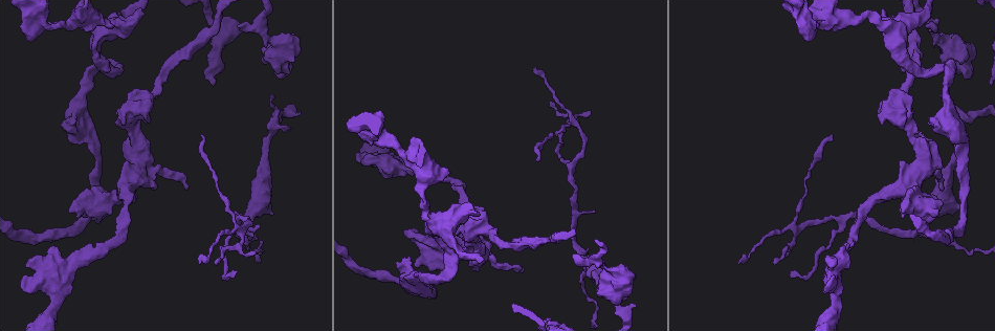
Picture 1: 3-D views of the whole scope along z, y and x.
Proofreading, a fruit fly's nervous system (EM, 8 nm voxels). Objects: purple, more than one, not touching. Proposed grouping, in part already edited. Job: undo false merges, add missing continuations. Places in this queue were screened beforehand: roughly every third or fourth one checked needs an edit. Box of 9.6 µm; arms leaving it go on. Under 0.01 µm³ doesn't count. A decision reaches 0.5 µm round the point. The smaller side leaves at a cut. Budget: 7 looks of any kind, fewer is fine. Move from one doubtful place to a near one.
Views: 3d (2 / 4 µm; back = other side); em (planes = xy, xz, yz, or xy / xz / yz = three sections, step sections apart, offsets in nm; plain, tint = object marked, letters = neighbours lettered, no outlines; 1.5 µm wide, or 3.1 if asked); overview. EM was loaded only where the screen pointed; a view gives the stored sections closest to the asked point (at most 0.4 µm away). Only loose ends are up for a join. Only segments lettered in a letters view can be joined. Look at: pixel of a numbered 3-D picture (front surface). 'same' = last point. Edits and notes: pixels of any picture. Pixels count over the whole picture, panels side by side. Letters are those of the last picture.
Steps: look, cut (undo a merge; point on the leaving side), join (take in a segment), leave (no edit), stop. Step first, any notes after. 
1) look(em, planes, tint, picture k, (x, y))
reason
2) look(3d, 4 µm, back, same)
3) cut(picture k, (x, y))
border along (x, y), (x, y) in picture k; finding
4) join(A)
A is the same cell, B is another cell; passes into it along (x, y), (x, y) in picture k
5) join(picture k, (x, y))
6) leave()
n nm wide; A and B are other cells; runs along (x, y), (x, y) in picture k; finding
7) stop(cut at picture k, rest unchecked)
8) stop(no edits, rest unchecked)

look(em, 3.1 µm, yz, step 16, letters, picture 1, (522, 270))
an open end

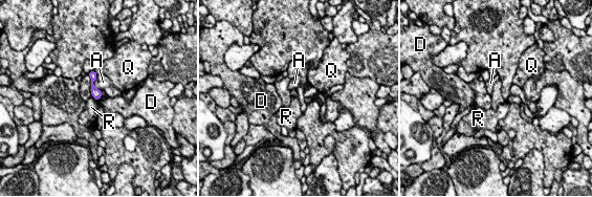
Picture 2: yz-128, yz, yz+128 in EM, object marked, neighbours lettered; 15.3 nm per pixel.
look(em, 3.1 µm, planes, letters, same)
cut it another way

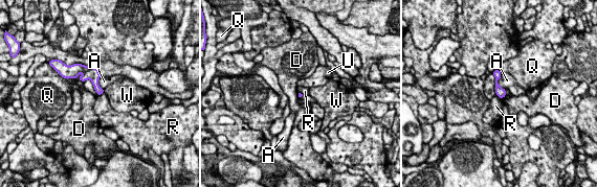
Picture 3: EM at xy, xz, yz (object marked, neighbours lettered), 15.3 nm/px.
leave()
A, D, Q, R, U and W are other cells; border along (501, 73), (498, 84), (505, 90) in picture 3; none of them fits

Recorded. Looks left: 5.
look(em, planes, letters, picture 1, (415, 264))
thick end

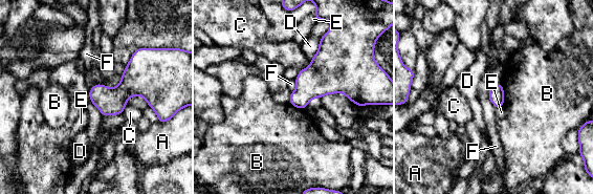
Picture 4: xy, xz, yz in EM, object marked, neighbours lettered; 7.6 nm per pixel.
leave()
D touches over 260 nm; A, B, C, D, E and F are other cells; none of them fits

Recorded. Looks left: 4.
look(3d, 4 µm, picture 1, (75, 123))
an open end

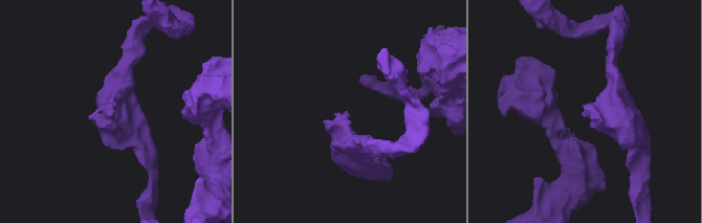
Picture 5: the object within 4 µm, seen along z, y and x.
look(em, planes, tint, picture 5, (110, 114))

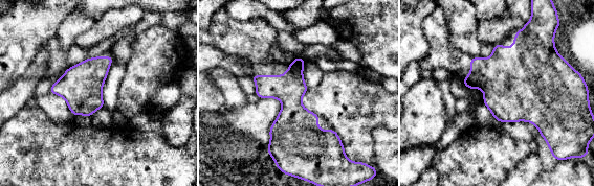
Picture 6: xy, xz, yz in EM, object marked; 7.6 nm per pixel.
look(em, planes, letters, same)

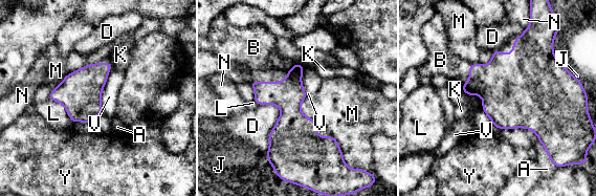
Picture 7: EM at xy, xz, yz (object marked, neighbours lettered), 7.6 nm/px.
join(B)
240 nm wide; B is the same cell, A, D, J, K, L, M, N, V and Y are other cells; passes into it along (288, 94), (274, 82), (259, 53) in picture 7; it goes on there

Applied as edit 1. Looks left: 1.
stop(join at picture 7, rest unchecked)

